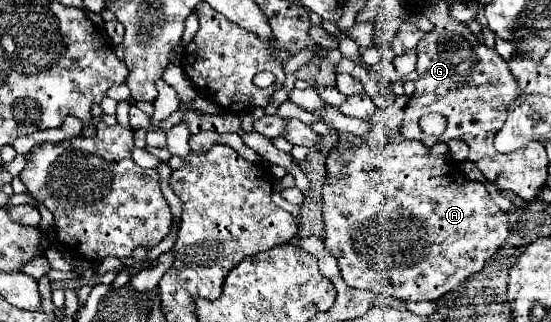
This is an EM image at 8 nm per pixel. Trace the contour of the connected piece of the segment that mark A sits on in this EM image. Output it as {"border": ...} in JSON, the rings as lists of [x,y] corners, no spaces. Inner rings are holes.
{"border":[[[388,106],[384,112],[378,112],[374,118],[370,118],[370,132],[368,136],[364,136],[366,144],[362,148],[354,148],[354,150],[344,150],[344,158],[346,158],[346,164],[348,164],[348,178],[344,182],[336,182],[336,184],[328,184],[328,180],[324,180],[324,186],[322,186],[322,217],[324,222],[324,230],[326,233],[324,244],[326,250],[338,260],[338,264],[342,266],[342,278],[346,280],[348,286],[352,288],[362,288],[362,290],[376,290],[378,294],[388,294],[388,296],[394,296],[394,298],[400,298],[400,300],[406,300],[406,302],[422,302],[422,300],[436,300],[436,298],[442,298],[448,290],[460,286],[468,276],[476,274],[482,270],[484,262],[496,254],[496,250],[504,244],[504,240],[508,238],[508,216],[492,202],[490,194],[486,192],[484,184],[478,184],[478,182],[472,182],[472,180],[466,180],[460,176],[460,172],[454,168],[452,162],[444,160],[444,158],[430,158],[428,156],[428,148],[418,142],[418,140],[400,140],[400,138],[394,138],[396,134],[390,134],[390,132],[398,132],[400,130],[400,106]],[[356,272],[362,272],[360,280],[356,280]],[[368,274],[376,276],[376,282],[374,278],[368,280]]]}

